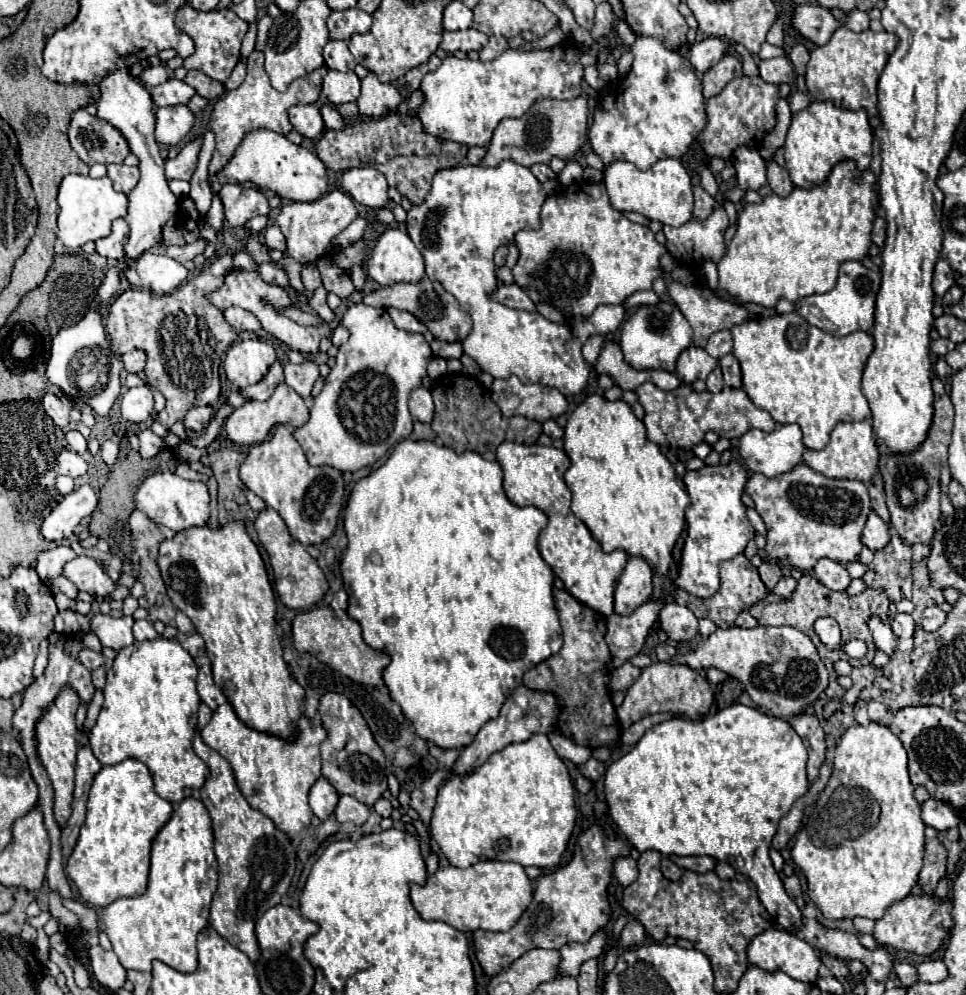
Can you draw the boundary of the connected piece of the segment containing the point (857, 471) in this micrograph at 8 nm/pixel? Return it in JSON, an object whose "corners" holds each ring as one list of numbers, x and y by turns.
{"corners":[[871,420,839,422,831,432,829,444,823,450,805,450,803,460,809,468,827,478,849,478,849,480,861,480,865,484,871,482,871,476,875,474,879,460,879,450,871,430]]}

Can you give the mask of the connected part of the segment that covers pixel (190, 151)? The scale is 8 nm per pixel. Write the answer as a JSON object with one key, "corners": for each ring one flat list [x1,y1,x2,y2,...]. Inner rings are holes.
{"corners":[[203,136,191,140,179,152,177,158,165,160,165,178,167,180,187,180,187,182,191,180,191,176,195,172,195,166,197,166,197,154,201,150,201,142,203,142]]}

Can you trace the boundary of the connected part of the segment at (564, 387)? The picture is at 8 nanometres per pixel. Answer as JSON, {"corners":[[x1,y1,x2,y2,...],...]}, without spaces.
{"corners":[[511,160,501,162,497,168,483,168,483,166,447,168,435,174,427,198,421,204,415,204,407,212,407,232,425,258,427,276,431,280,439,280,441,286,457,298,461,308,469,312,473,320,473,330,463,340,463,348,465,348,465,354,471,356,481,366,483,372,491,374,493,378,503,378,503,380,507,380,509,376,517,376,523,384,539,382,543,386,553,386,563,394,577,394,583,390,587,376,589,376,589,364,585,364,581,356,581,346,593,334,615,332,625,320,627,308,623,304,599,306,583,322,570,318,570,320,565,319,561,324,555,324,543,318,539,312,531,314,531,312,515,310,515,308,509,308,491,300,491,294,497,290,495,264,493,264,495,250,501,244,513,242,513,236,519,230,539,230,541,226,539,214,541,214,541,206,545,198,547,194,543,186,539,184,539,180,531,174,531,170]]}

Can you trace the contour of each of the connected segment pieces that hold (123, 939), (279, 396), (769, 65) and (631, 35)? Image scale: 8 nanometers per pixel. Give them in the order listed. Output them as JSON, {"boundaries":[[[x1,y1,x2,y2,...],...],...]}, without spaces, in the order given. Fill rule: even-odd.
{"boundaries":[[[185,798,173,812,171,820,161,828,151,848,151,872,147,892,133,898,119,898,99,914,99,928,109,936,113,952,123,968,151,972,151,962,161,960,179,972,197,970,197,934,209,924,209,906,217,890,217,858,213,854,211,818,197,798]],[[279,384,269,400,265,400,265,402,251,400,251,402,245,402,241,408,235,408,233,414,225,420,225,430,227,430,227,436,235,444,255,446,255,444,263,442,269,436,269,432,275,424,301,428,303,424,307,424,307,418,309,418,309,408,305,406,303,398,293,388,289,388,287,384]],[[787,56,761,60,759,62,759,76,769,84,793,84,795,82,795,70]],[[621,20,621,22,617,24,617,34,619,34,619,36,621,36,621,40,625,42,625,46,627,46,627,48,631,48,631,44,635,42,635,32,627,26,627,22,623,22,623,20]]]}

